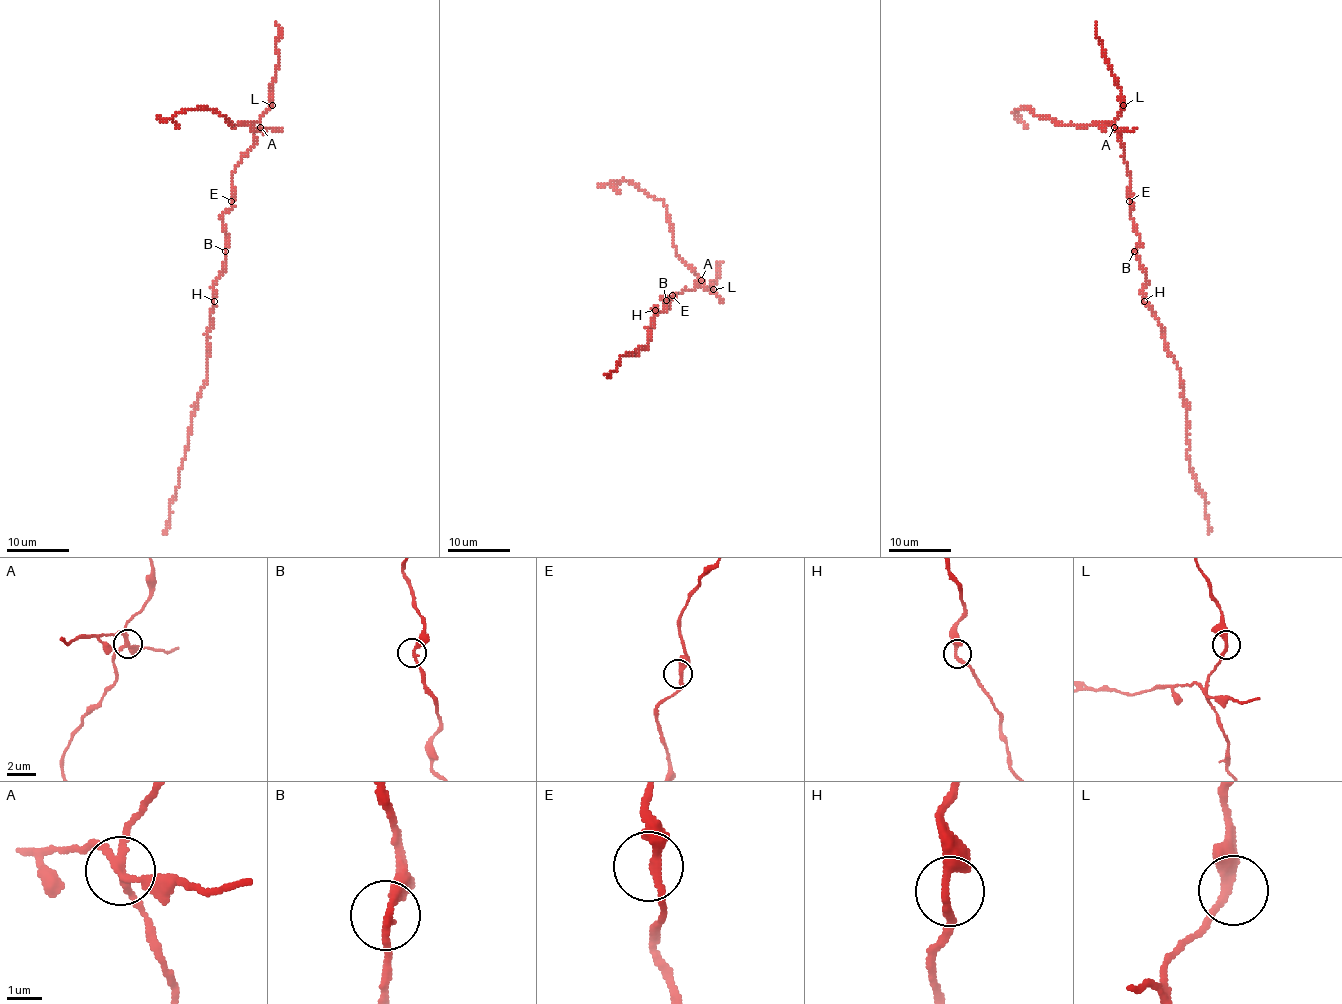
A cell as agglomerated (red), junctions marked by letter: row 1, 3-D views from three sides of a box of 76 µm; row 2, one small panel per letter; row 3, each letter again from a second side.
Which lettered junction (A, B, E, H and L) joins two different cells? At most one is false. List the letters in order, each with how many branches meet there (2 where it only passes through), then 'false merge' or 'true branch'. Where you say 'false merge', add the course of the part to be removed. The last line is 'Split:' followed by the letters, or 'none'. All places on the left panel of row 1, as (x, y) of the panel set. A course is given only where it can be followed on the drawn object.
A: branches 4; false merge; course (261, 127), (258, 123), (240, 123), (234, 127), (226, 118), (205, 107), (161, 119), (156, 115)
B: branches 2; true branch
E: branches 2; true branch
H: branches 2; true branch
L: branches 2; true branch
Split: A

